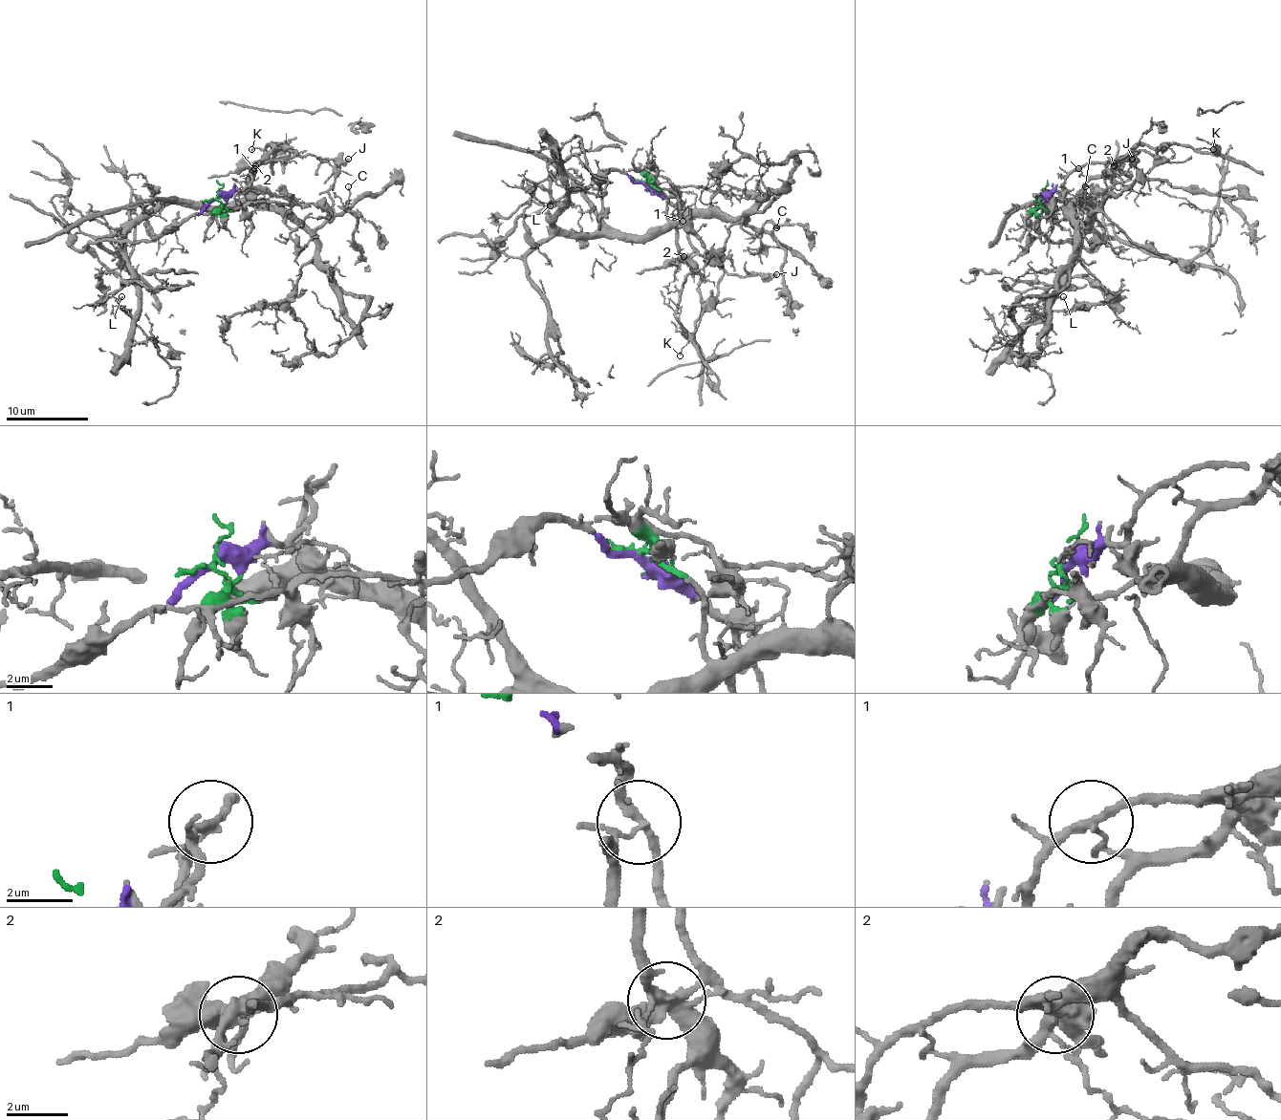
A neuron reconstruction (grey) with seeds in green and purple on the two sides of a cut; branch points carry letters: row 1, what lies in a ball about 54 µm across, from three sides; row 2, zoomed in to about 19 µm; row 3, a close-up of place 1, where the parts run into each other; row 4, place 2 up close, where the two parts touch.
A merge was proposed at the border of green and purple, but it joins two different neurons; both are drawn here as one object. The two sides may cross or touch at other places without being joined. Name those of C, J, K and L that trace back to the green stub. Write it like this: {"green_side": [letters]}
{"green_side": ["C", "K", "L"]}

